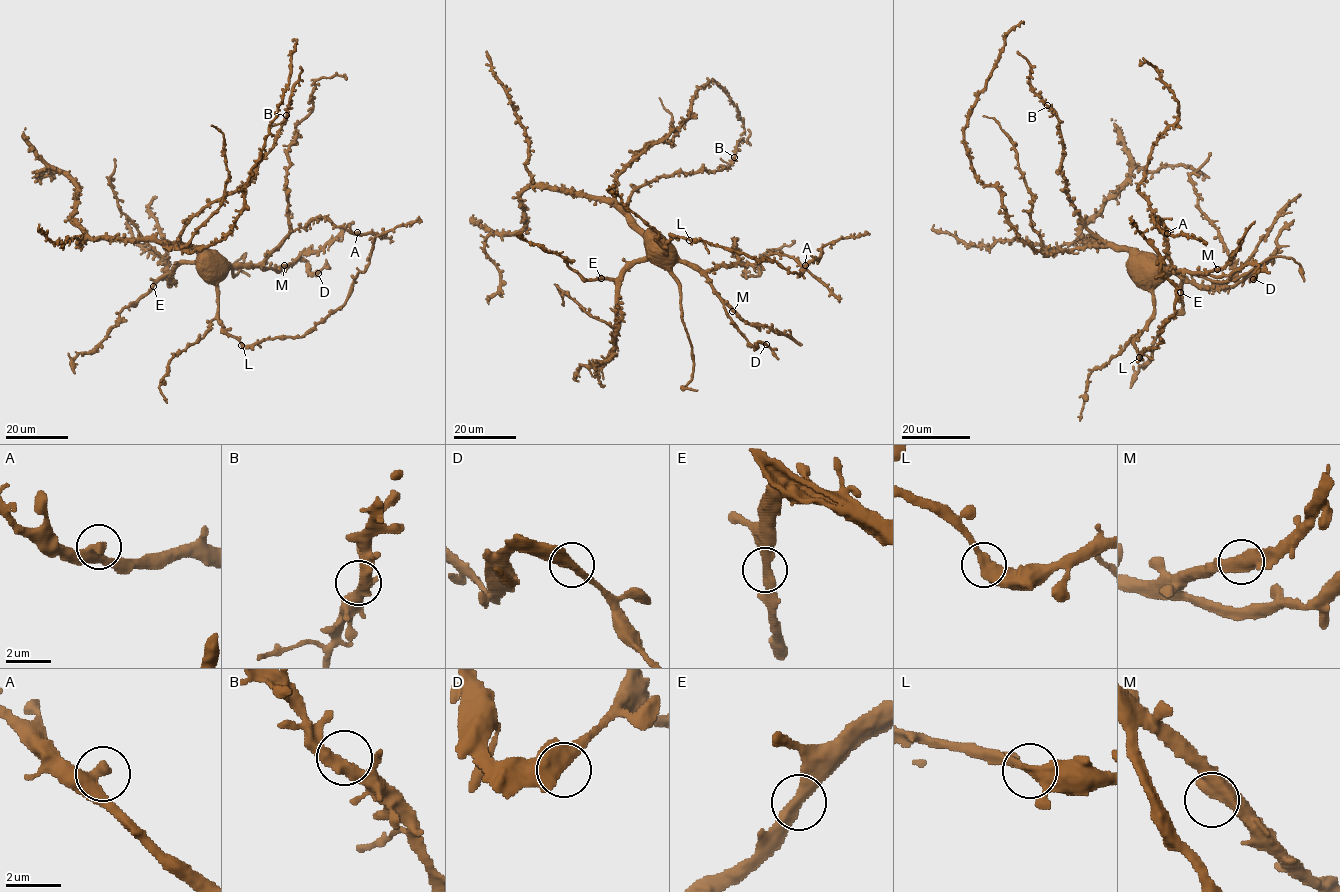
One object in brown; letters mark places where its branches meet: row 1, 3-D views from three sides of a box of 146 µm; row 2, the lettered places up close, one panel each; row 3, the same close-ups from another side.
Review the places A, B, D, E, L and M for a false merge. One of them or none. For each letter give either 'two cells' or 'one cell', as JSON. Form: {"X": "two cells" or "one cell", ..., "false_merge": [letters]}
{"A": "one cell", "B": "one cell", "D": "one cell", "E": "one cell", "L": "one cell", "M": "one cell", "false_merge": []}

